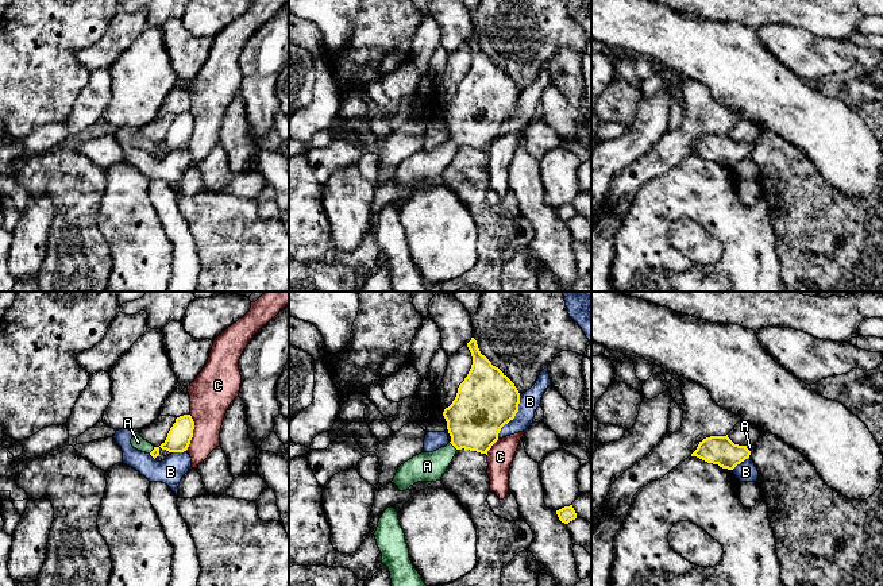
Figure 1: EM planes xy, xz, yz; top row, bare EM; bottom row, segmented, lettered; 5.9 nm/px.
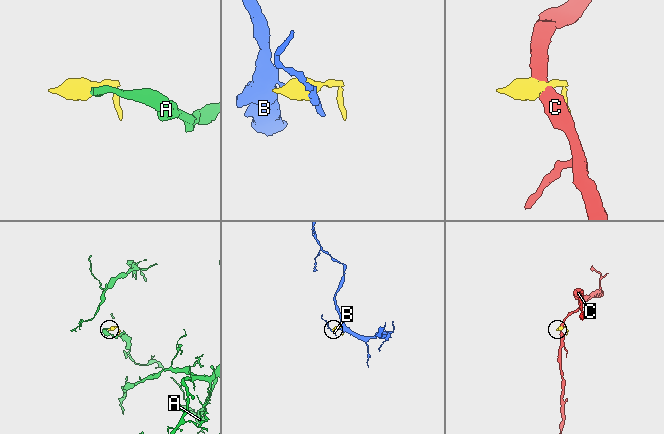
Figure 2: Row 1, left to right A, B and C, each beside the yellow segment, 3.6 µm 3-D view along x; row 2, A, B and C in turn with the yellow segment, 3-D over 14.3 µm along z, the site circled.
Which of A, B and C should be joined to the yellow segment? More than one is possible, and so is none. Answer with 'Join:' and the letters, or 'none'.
Join: A

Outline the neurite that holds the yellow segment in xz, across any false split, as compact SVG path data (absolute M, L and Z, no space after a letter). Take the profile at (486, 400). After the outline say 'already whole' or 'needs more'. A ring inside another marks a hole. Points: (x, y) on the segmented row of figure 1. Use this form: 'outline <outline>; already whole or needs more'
outline M474 338L467 347L473 356L471 369L459 385L455 400L443 412L451 442L401 464L392 481L400 491L417 482L440 481L458 450L487 455L501 428L518 412L520 393L514 383L481 354Z; needs more

